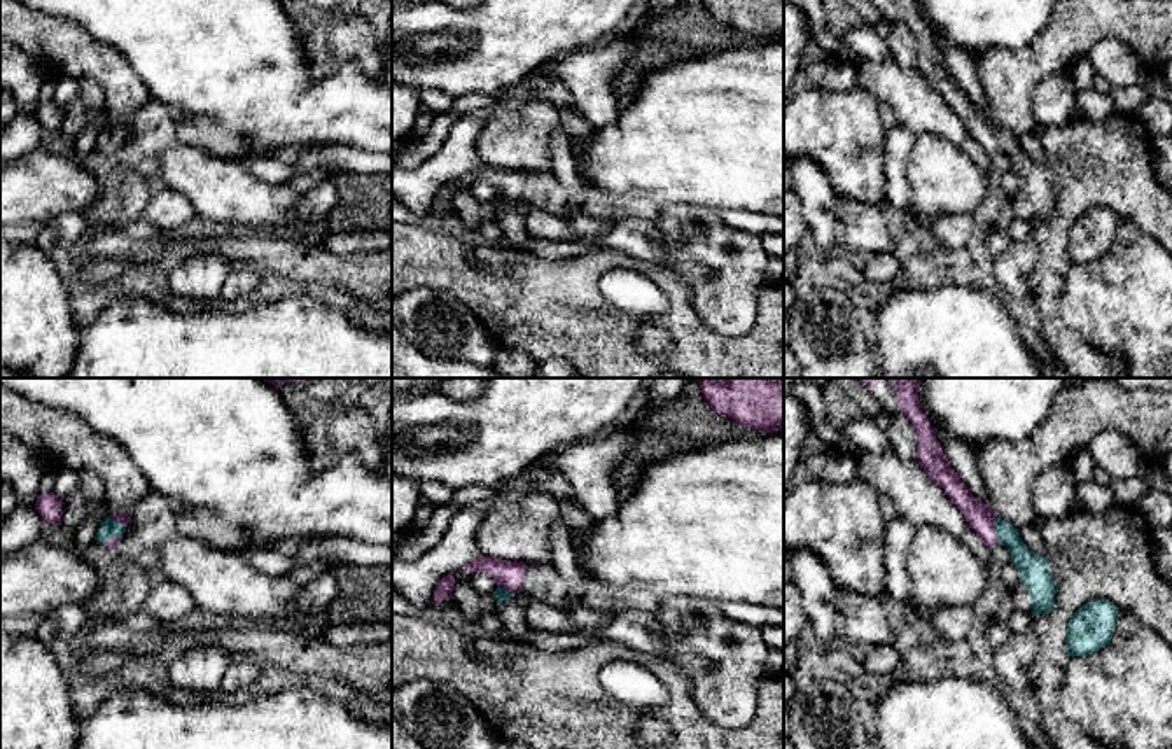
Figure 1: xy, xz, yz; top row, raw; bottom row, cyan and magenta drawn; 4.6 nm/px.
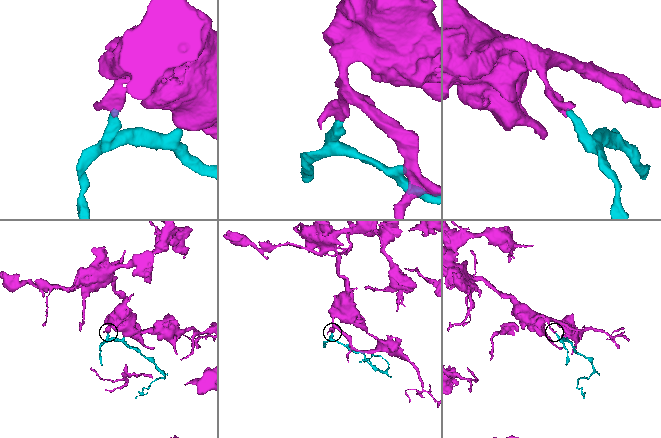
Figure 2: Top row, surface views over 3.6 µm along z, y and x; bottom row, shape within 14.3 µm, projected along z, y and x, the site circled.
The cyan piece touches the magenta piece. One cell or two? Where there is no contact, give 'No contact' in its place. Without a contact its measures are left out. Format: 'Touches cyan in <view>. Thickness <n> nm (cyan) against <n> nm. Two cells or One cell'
Touches cyan in yz. Thickness 140 nm (cyan) against 120 nm. One cell

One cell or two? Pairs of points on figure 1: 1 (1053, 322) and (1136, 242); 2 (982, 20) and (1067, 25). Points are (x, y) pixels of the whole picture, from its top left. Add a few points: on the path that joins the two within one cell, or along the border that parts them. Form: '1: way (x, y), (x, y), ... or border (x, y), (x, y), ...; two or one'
1: border (1062, 275), (1060, 319), (1088, 345); two
2: border (1050, 18), (1025, 46); two

